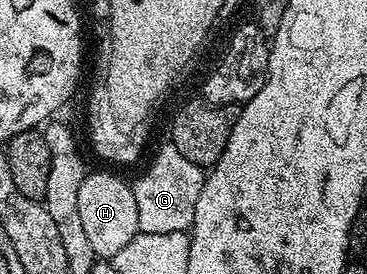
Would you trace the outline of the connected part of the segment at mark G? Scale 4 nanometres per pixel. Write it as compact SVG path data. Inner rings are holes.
M164 142L156 157L149 162L148 169L137 180L131 181L134 203L138 206L140 232L145 236L187 233L194 222L194 210L198 206L198 194L202 194L205 175L205 169L178 154L171 142Z

